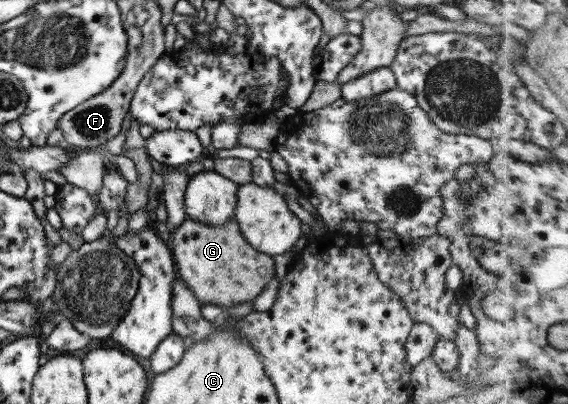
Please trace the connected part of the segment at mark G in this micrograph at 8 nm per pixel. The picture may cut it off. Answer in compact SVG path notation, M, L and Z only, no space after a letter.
M185 214L184 222L167 234L170 253L176 267L176 274L193 294L200 305L217 305L223 309L234 305L253 301L264 289L276 273L273 260L265 254L253 249L242 236L240 228L233 219L221 227L209 227L191 221Z

